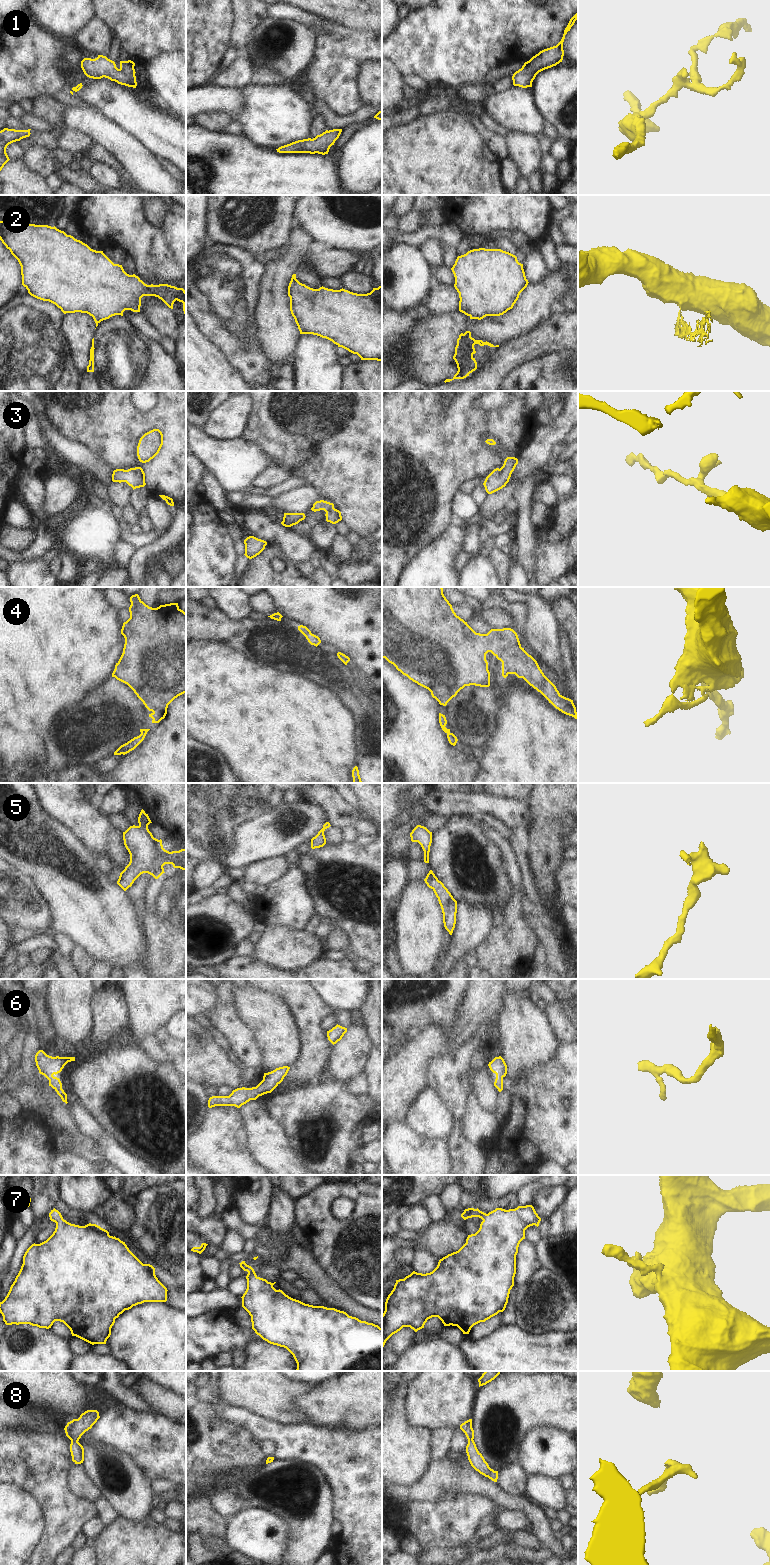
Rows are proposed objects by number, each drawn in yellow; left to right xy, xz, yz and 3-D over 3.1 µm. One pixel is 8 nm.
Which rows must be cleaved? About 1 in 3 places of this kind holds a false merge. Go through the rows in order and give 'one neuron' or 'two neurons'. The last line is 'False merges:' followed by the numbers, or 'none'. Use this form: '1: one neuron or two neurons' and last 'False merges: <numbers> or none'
1: one neuron
2: two neurons
3: one neuron
4: two neurons
5: one neuron
6: one neuron
7: one neuron
8: one neuron
False merges: 2, 4

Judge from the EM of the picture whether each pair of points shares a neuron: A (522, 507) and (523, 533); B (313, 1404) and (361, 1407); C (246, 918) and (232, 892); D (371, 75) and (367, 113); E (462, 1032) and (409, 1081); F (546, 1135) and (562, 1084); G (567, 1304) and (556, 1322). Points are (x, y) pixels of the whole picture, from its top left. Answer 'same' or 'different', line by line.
A: same
B: same
C: different
D: different
E: same
F: same
G: same

